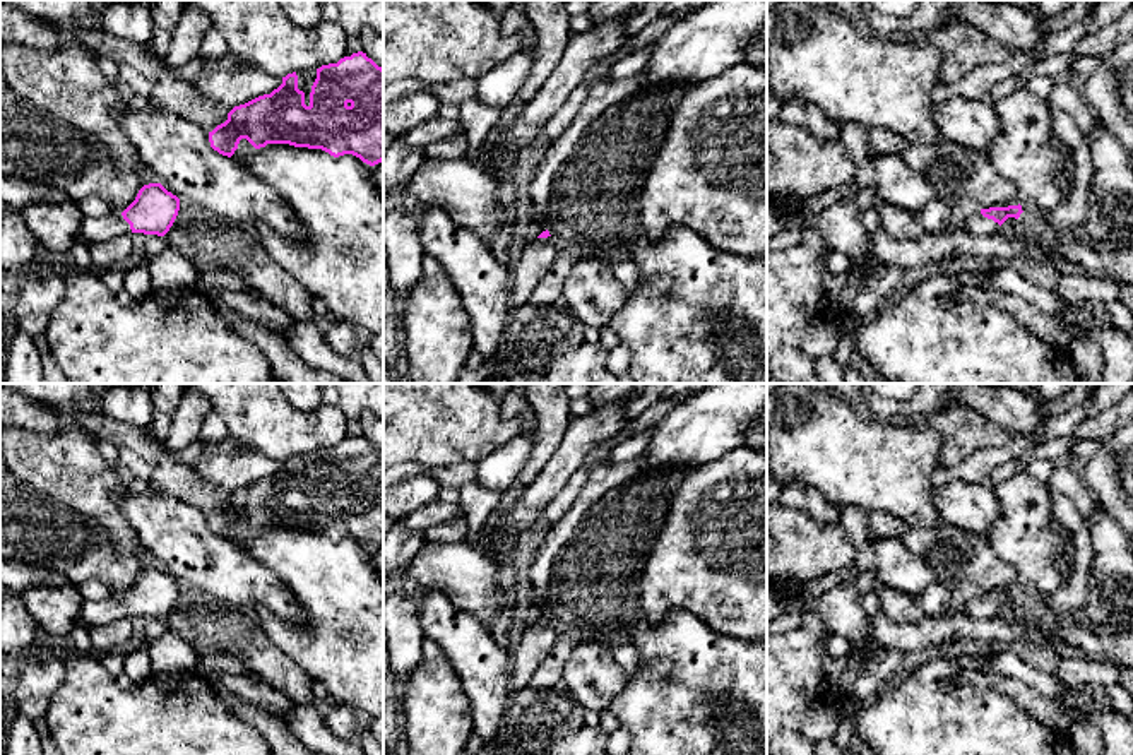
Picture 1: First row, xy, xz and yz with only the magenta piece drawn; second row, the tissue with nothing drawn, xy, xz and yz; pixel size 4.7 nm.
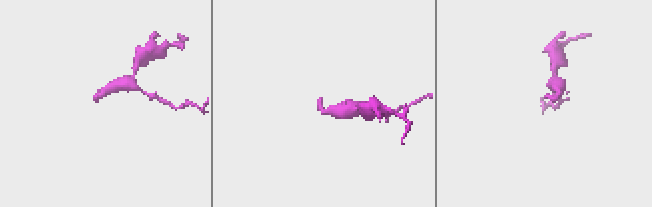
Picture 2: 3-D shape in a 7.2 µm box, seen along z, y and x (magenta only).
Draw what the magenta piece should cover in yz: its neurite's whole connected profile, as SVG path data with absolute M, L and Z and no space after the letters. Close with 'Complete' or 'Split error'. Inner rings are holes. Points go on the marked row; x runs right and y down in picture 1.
M1008 205L1008 207L989 207L981 209L979 214L972 216L965 226L965 231L974 236L993 236L1000 233L1001 224L1008 217L1018 219L1022 214L1022 205Z. Split error

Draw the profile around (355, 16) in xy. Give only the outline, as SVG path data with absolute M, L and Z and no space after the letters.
M337 0L339 24L347 38L368 27L383 34L383 0Z

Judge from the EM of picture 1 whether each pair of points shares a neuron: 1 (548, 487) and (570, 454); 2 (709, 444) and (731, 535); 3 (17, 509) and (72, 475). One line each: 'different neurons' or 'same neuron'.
1: same neuron
2: different neurons
3: different neurons

